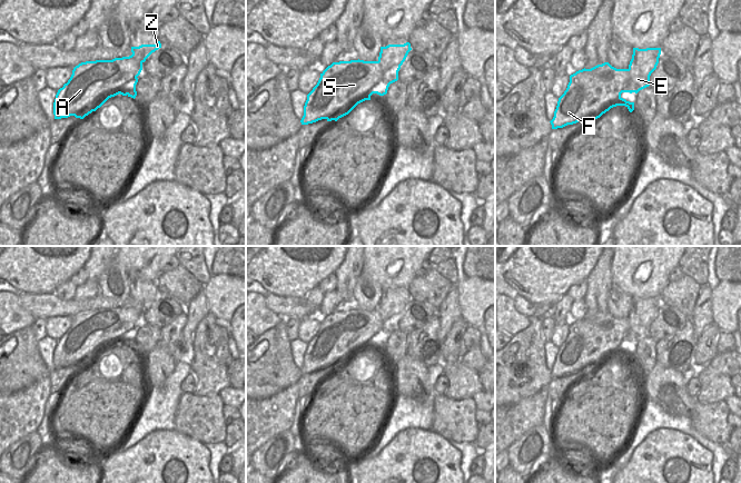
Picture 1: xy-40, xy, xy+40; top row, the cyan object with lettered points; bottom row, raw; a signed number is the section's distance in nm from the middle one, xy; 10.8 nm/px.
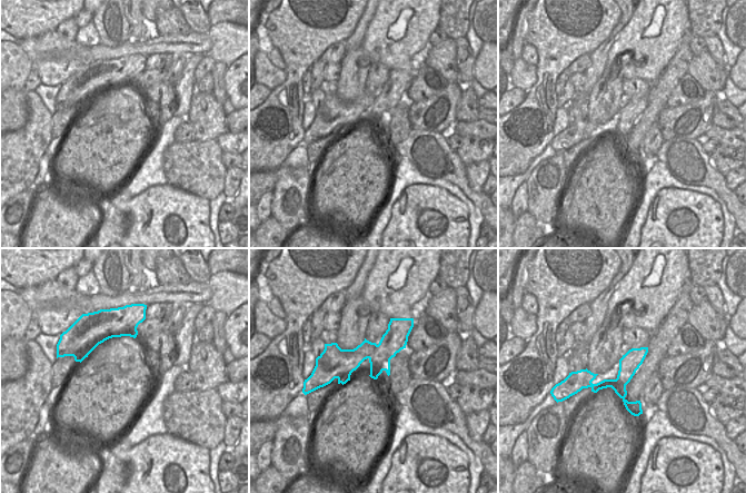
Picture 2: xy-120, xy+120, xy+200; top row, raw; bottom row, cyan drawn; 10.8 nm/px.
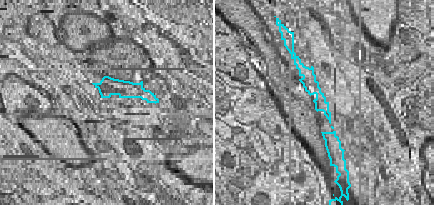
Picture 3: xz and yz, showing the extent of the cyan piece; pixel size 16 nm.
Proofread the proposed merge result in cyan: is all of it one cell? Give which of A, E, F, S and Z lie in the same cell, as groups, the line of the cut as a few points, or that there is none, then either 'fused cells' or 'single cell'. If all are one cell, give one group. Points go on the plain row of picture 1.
groups A F S / E Z; cut xy (378, 309), (383, 319), (383, 326), (372, 338), (372, 343); fused cells

